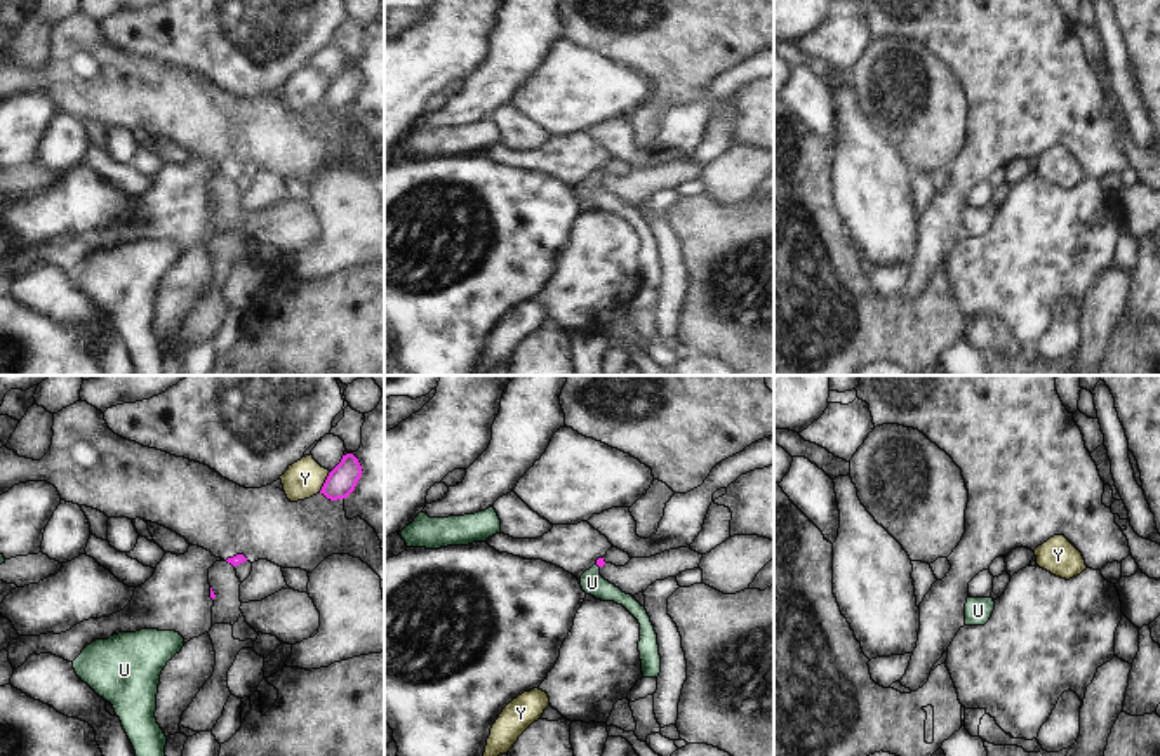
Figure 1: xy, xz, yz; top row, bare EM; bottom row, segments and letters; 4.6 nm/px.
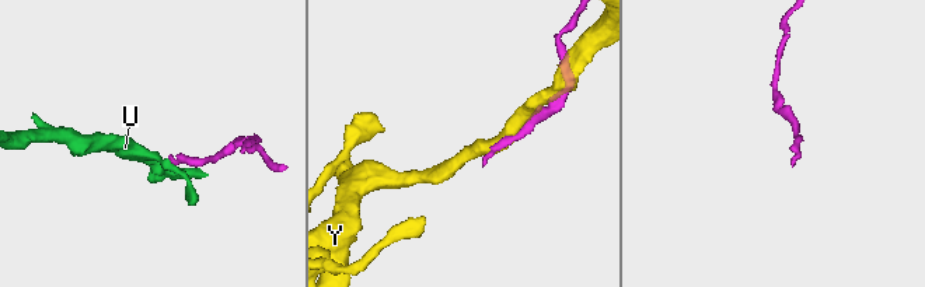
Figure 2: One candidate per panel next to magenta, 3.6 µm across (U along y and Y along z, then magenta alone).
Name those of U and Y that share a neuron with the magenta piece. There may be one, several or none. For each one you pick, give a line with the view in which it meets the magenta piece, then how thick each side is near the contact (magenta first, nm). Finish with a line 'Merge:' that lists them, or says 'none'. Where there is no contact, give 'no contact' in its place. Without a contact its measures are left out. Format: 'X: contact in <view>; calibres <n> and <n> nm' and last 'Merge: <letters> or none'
U: contact in xz; calibres 40 and 110 nm
Merge: U

